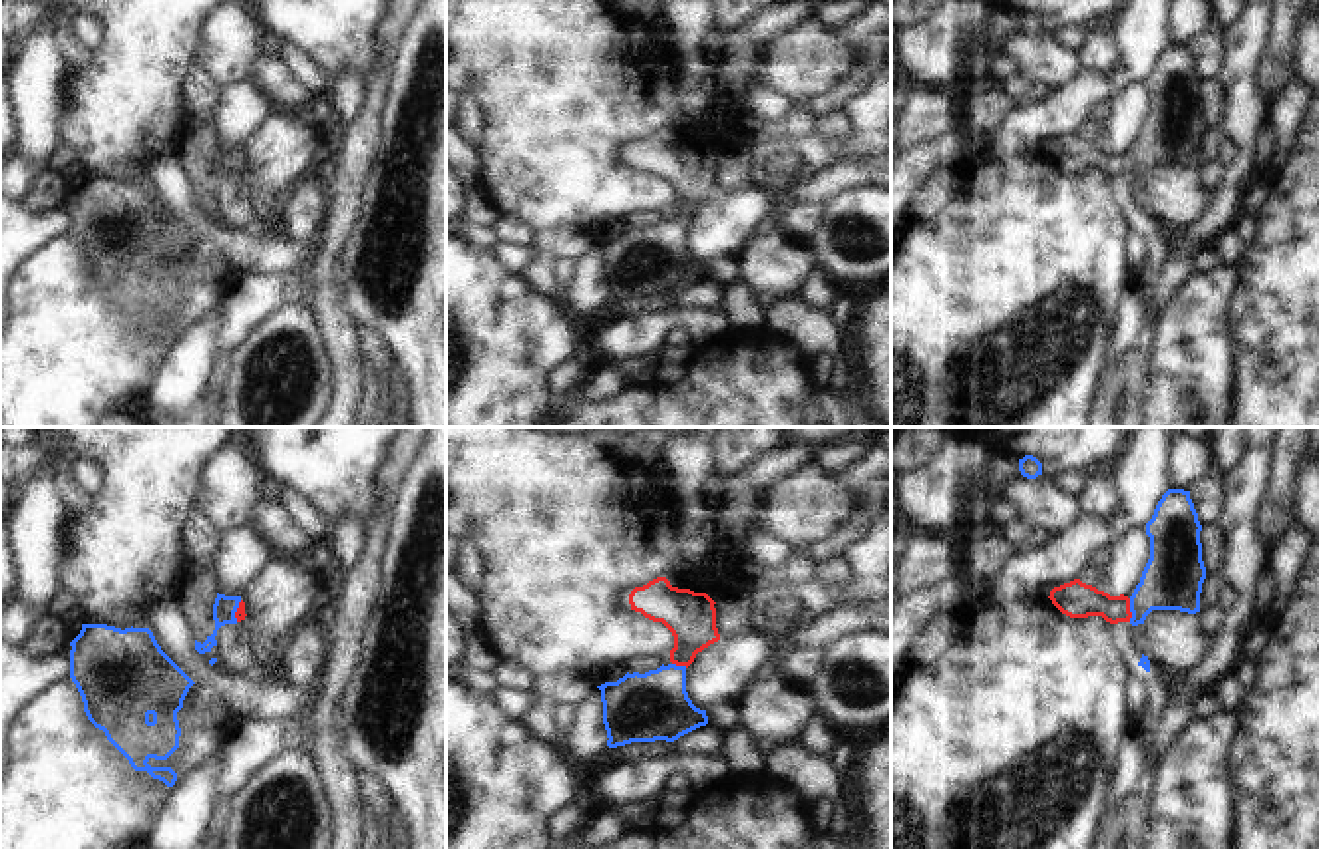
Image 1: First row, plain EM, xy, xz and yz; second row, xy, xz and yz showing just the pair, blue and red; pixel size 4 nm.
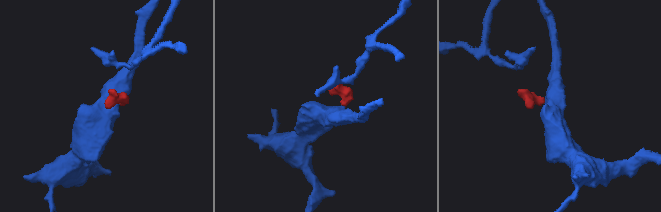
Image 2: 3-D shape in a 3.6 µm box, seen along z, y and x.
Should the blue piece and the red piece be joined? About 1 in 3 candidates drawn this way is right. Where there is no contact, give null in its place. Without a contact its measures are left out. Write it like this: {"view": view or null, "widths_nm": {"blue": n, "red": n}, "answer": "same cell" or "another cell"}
{"view": "yz", "widths_nm": {"blue": 240, "red": 150}, "answer": "same cell"}

